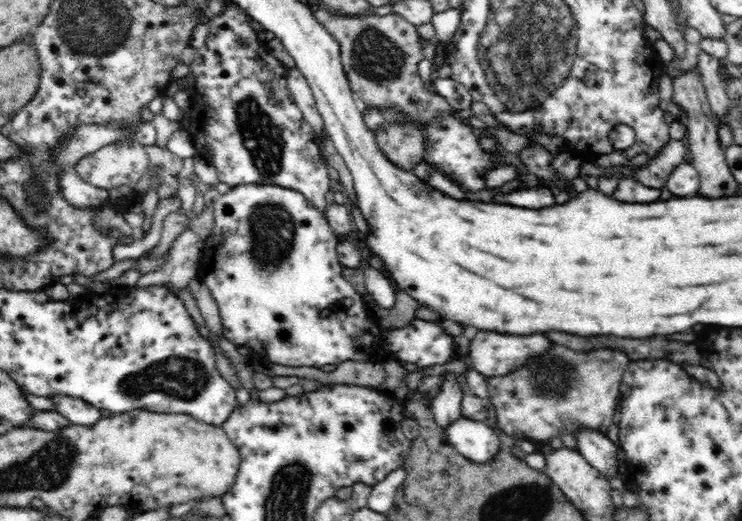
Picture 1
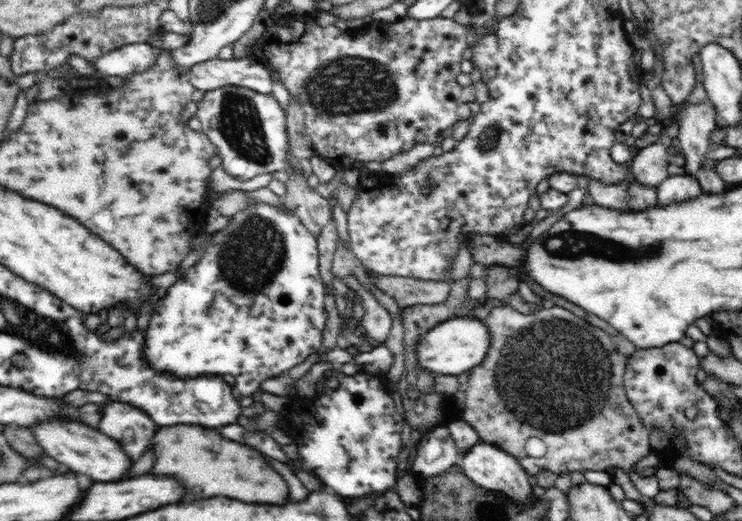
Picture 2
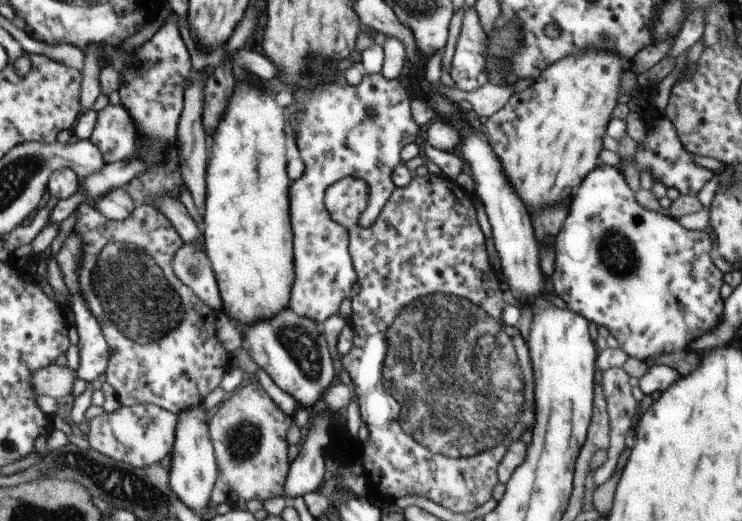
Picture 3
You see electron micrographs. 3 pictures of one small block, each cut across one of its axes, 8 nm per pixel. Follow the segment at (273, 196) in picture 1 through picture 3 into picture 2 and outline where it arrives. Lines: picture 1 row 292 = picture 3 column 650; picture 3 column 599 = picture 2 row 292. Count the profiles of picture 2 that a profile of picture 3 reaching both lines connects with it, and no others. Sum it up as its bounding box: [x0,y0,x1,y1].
[143,202,326,396]

